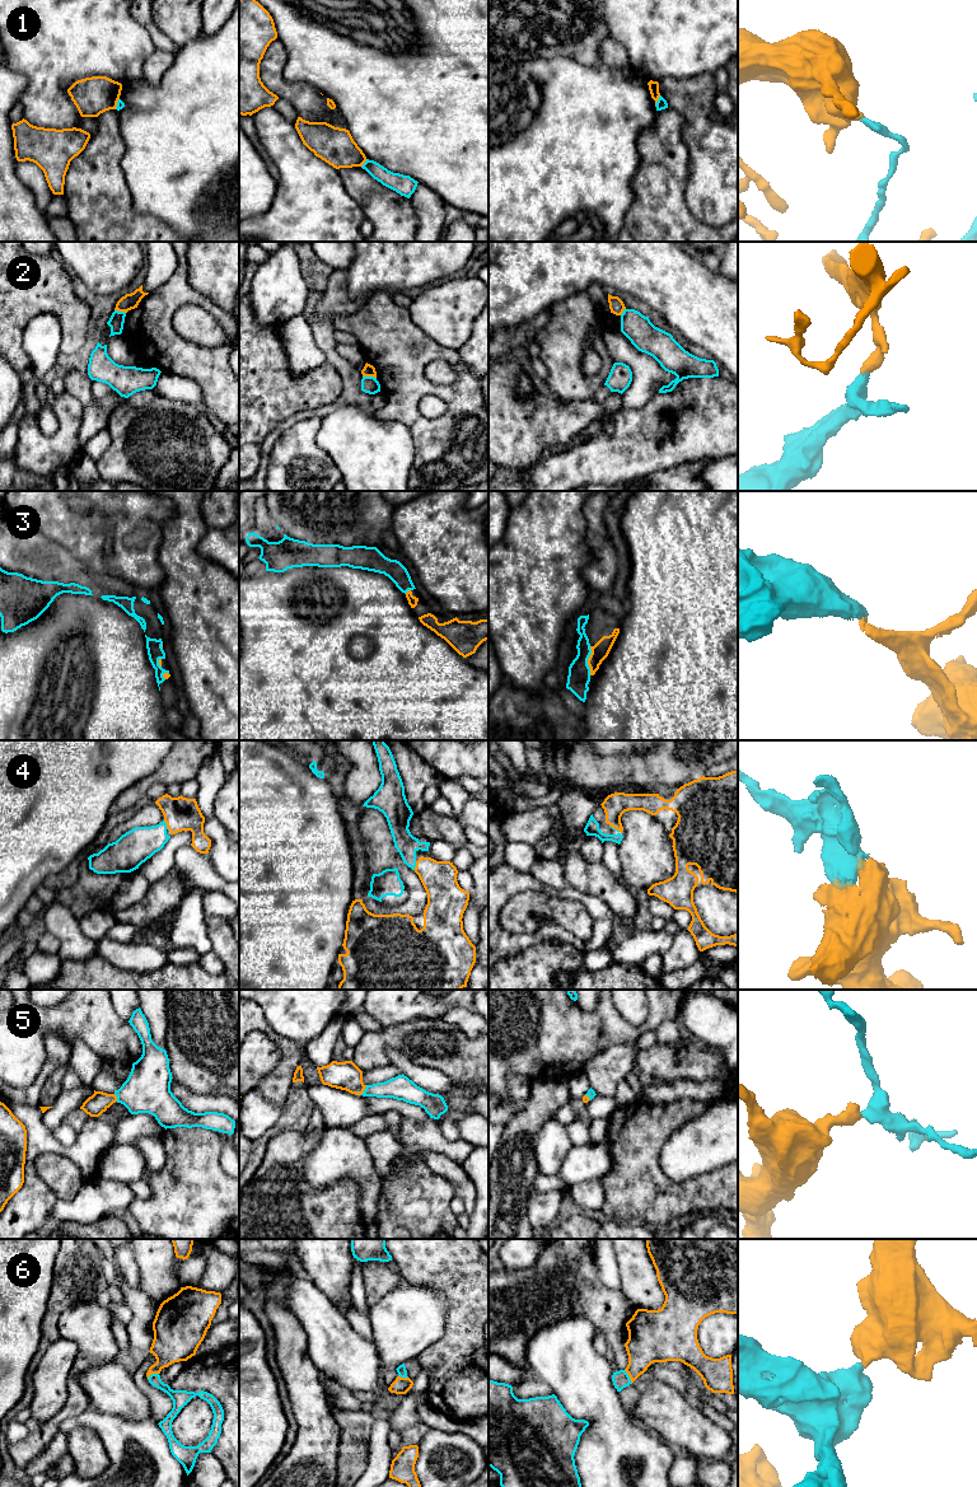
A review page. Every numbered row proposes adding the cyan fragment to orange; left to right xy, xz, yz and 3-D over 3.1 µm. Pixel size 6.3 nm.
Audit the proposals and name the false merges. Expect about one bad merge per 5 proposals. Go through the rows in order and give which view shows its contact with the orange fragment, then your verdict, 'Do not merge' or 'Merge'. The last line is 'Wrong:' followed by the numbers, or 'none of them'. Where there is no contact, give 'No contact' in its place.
1: Touches orange in yz. Do not merge
2: Touches orange in xz. Do not merge
3: Touches orange in yz. Merge
4: Touches orange in xy. Merge
5: Touches orange in xz. Merge
6: Touches orange in yz. Merge
Wrong: 1, 2

